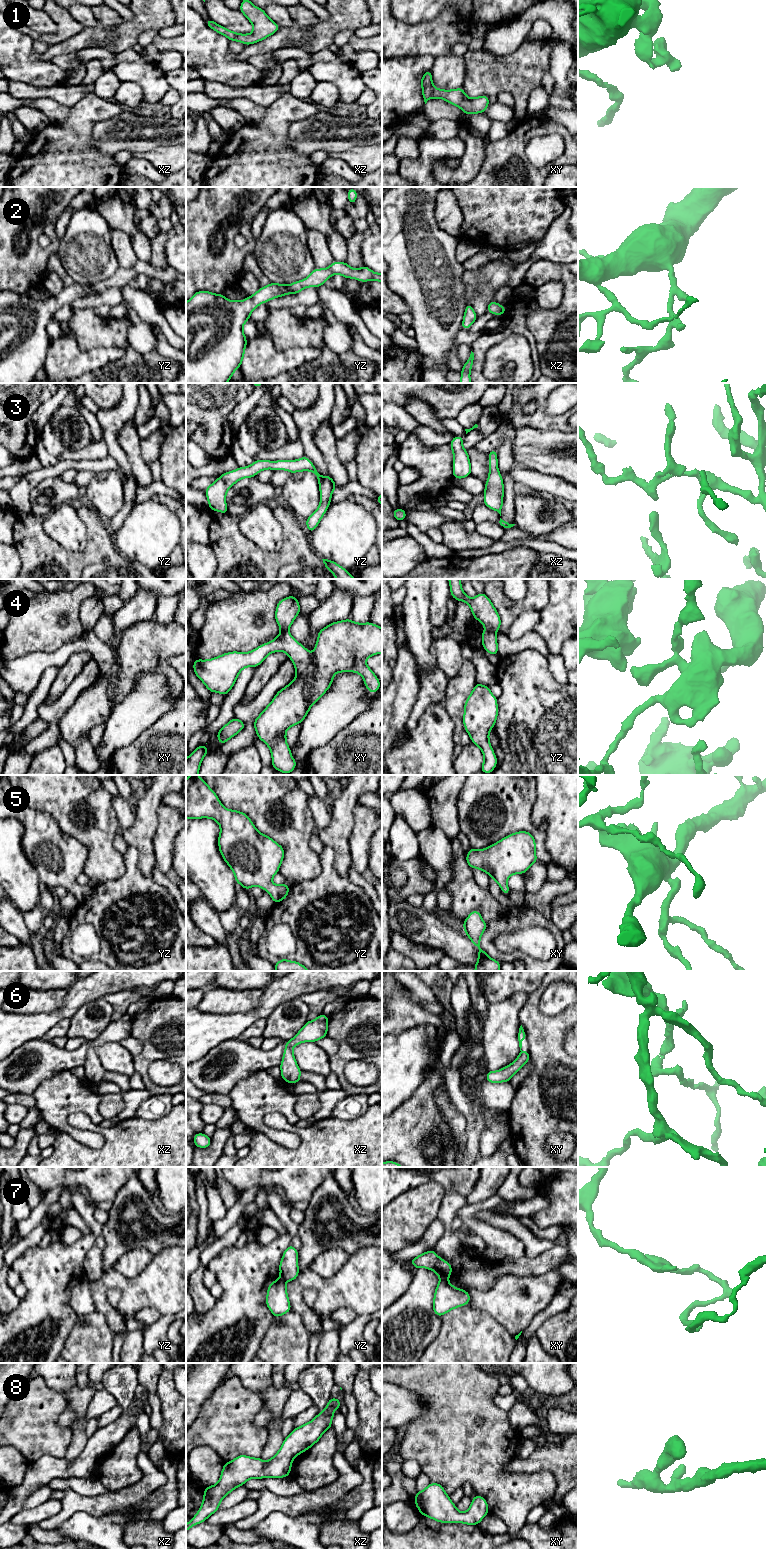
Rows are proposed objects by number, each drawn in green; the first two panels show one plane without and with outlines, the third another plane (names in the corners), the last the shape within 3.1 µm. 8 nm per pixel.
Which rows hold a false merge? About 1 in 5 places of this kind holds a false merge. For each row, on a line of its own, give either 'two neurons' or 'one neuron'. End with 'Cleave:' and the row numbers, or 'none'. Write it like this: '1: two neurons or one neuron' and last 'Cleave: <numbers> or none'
1: one neuron
2: one neuron
3: one neuron
4: two neurons
5: one neuron
6: one neuron
7: two neurons
8: one neuron
Cleave: 4, 7

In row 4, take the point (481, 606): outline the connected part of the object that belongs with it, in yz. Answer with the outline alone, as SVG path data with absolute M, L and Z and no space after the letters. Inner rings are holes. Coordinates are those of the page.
M448 579L448 581L451 596L458 601L466 602L471 608L473 618L479 620L486 630L498 632L501 625L500 616L485 593L469 598L462 589L460 579Z

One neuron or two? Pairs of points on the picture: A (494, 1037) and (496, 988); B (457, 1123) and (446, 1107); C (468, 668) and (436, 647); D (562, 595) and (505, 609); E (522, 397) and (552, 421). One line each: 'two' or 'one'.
A: two
B: one
C: two
D: two
E: one

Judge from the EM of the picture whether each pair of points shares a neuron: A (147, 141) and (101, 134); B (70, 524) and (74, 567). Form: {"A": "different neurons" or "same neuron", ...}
{"A": "same neuron", "B": "different neurons"}

